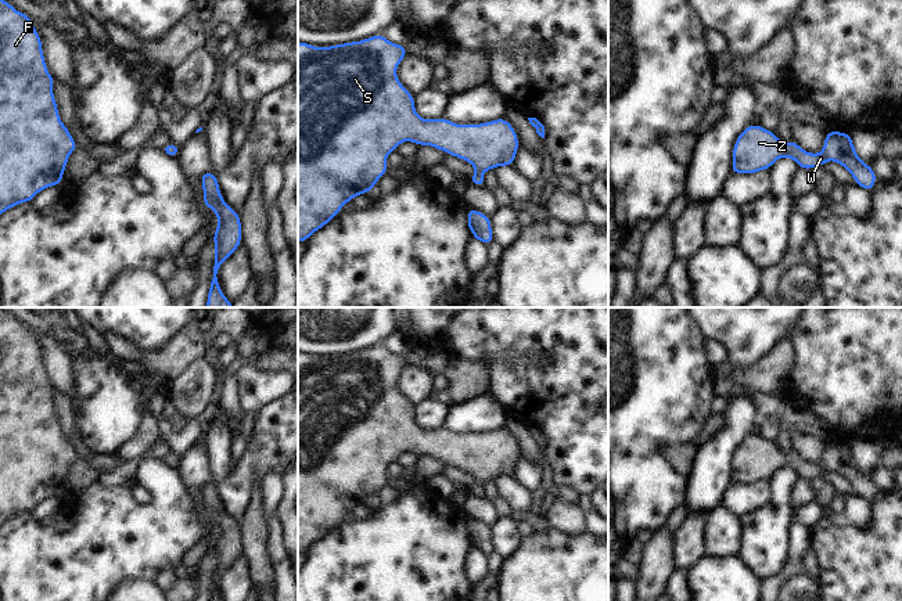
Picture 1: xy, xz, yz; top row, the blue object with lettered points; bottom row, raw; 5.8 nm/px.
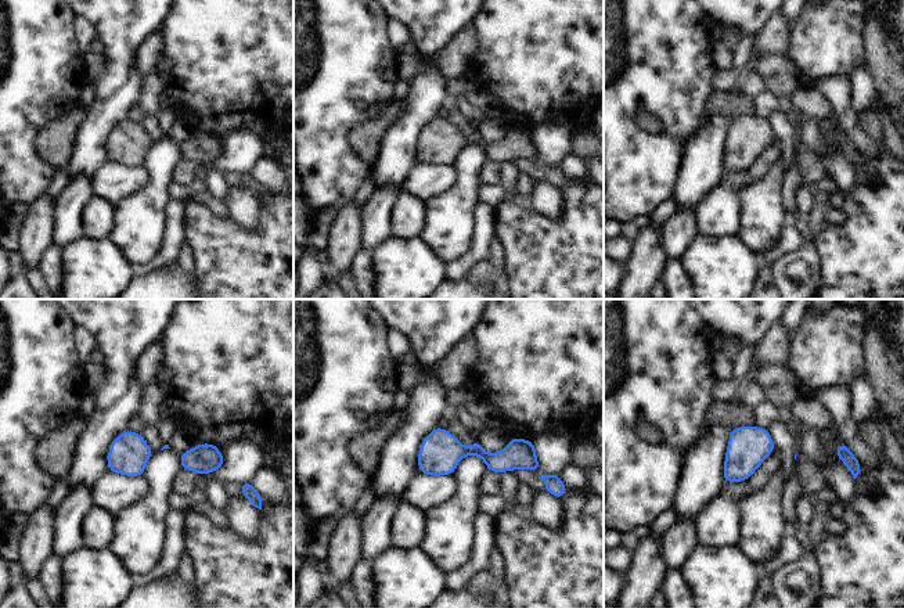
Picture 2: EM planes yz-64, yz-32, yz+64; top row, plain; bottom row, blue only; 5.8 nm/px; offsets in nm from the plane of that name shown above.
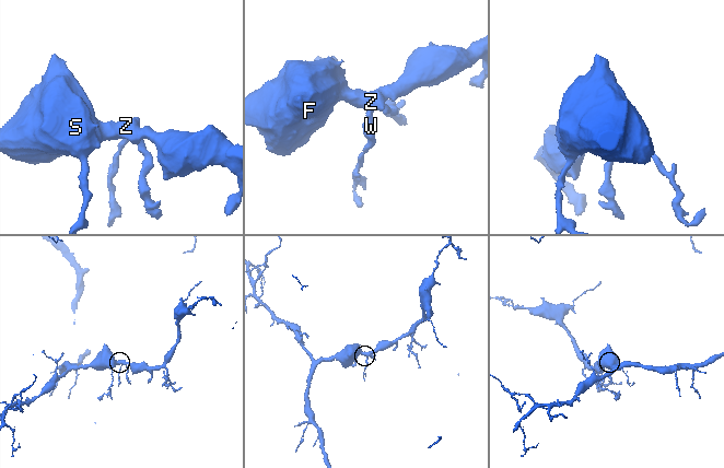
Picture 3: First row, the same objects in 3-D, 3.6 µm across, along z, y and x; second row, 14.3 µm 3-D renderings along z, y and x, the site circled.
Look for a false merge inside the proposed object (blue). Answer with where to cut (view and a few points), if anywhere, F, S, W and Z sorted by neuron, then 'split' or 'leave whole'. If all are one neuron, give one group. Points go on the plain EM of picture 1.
cut none; groups F S W Z; leave whole

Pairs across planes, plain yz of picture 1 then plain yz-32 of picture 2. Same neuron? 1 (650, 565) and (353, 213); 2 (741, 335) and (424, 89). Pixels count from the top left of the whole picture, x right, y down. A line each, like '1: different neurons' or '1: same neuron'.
1: same neuron
2: same neuron

